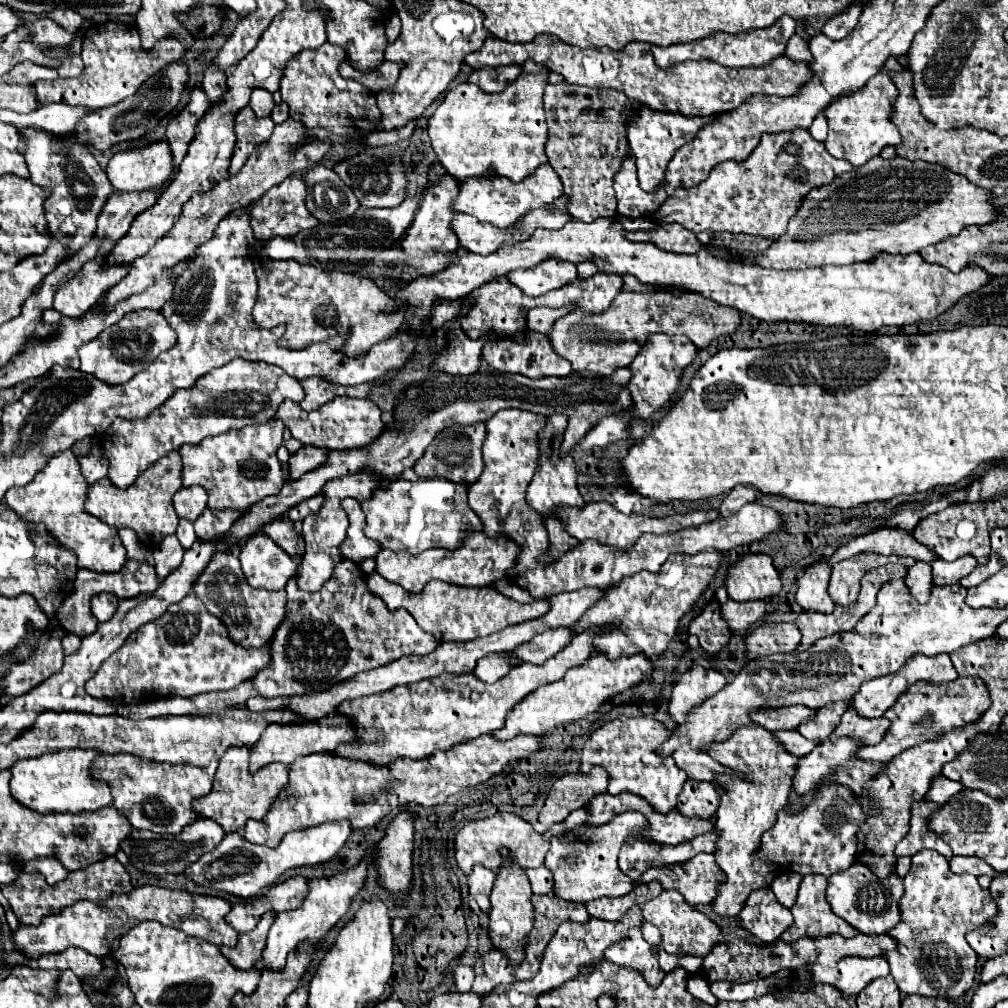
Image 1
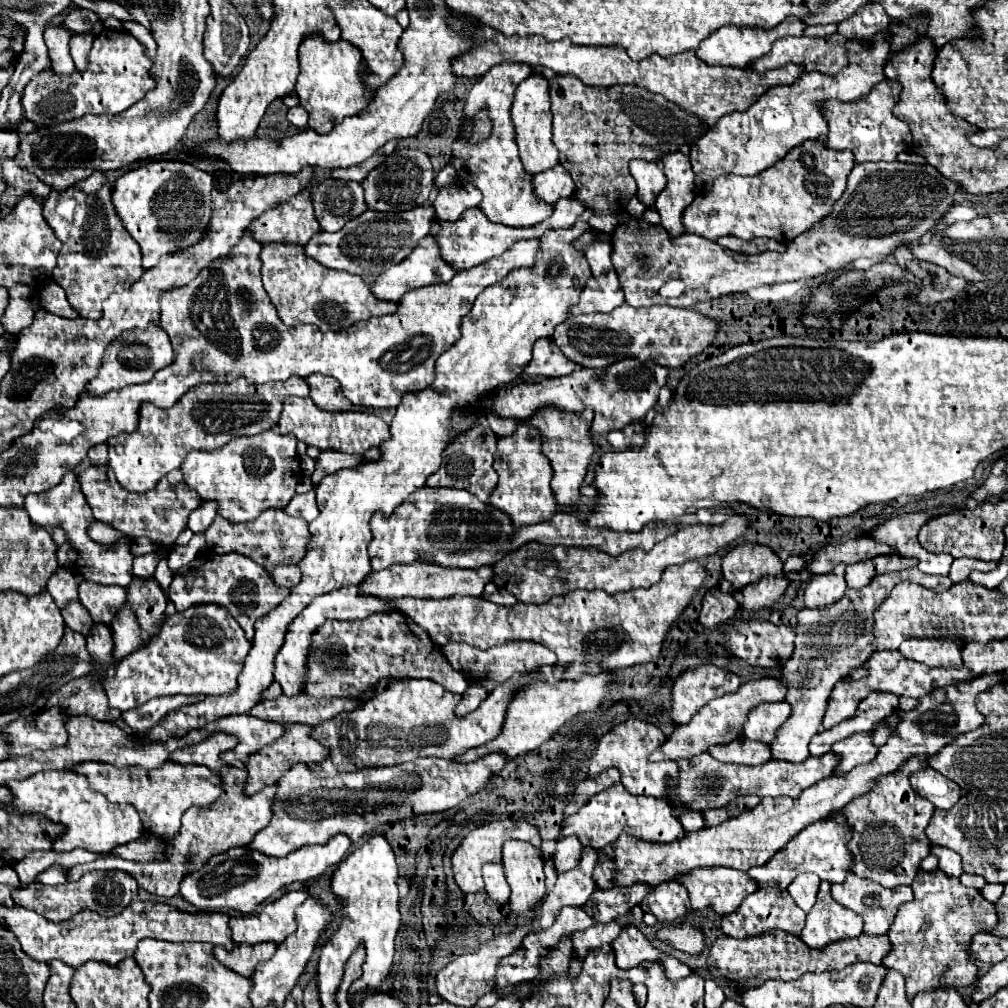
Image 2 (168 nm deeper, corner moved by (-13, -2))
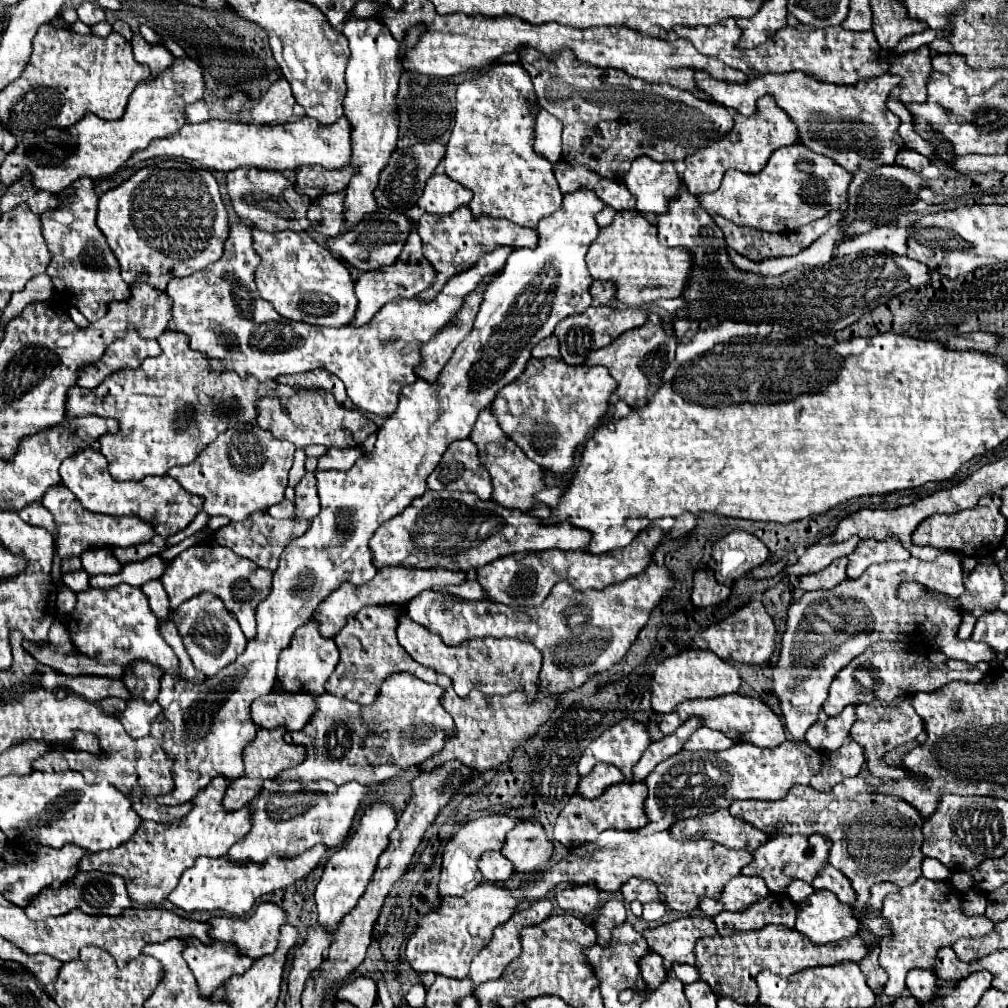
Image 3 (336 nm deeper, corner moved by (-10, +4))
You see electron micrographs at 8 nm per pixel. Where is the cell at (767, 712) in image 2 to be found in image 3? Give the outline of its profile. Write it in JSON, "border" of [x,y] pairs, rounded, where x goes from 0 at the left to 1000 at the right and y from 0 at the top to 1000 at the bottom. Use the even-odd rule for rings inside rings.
{"border":[[[723,688],[723,690],[711,690],[707,694],[682,694],[680,698],[674,698],[668,706],[656,710],[654,722],[658,728],[666,728],[672,720],[676,720],[684,710],[695,710],[697,720],[705,724],[717,726],[721,732],[731,736],[745,736],[753,742],[767,742],[775,736],[779,736],[779,722],[771,708],[767,708],[765,700],[761,700],[757,694],[735,690],[735,688]]]}

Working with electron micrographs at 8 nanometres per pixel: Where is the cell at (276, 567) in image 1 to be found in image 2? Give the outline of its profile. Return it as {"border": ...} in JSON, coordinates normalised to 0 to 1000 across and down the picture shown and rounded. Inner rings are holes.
{"border":[[[274,562],[274,565],[268,565],[272,577],[276,581],[292,581],[298,577],[298,563],[296,562]]]}

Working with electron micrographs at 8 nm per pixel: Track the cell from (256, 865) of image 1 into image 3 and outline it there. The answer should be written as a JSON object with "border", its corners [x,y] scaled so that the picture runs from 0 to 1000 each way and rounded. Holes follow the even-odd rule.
{"border":[[[314,837],[307,841],[307,845],[297,849],[269,849],[263,857],[227,857],[225,849],[219,851],[195,851],[195,855],[186,861],[176,877],[176,881],[168,887],[168,893],[186,905],[193,903],[221,903],[233,909],[241,909],[251,901],[255,891],[267,887],[271,883],[279,883],[291,875],[307,869],[316,853],[322,849],[326,841],[322,837]]]}

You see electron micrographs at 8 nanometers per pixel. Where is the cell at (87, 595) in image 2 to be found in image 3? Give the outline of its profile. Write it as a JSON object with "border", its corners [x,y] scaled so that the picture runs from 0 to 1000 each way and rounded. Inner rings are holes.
{"border":[[[84,565],[63,569],[63,577],[64,577],[64,581],[68,581],[74,587],[82,587],[84,583],[88,583],[88,571]]]}

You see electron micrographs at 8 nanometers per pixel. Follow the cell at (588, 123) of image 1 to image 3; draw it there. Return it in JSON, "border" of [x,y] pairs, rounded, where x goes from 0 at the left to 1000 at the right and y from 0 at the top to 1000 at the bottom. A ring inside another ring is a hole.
{"border":[[[515,50],[517,63],[527,73],[535,103],[547,111],[559,123],[559,155],[557,159],[566,165],[582,165],[590,173],[618,181],[624,163],[640,153],[652,161],[680,159],[684,153],[707,143],[719,131],[727,127],[727,111],[715,103],[689,97],[686,91],[674,89],[664,83],[644,83],[632,79],[620,71],[608,67],[590,67],[572,62],[568,52],[557,52],[553,56],[539,56],[533,50]]]}

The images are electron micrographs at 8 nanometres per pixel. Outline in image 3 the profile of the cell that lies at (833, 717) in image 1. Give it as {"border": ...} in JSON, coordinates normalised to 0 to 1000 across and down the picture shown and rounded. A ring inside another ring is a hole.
{"border":[[[868,637],[854,651],[846,653],[826,675],[822,683],[822,692],[816,698],[820,710],[830,710],[840,698],[852,698],[862,694],[888,694],[894,690],[904,690],[908,687],[926,687],[945,675],[971,677],[981,659],[959,659],[953,655],[939,653],[938,649],[922,643],[904,641],[900,637]]]}

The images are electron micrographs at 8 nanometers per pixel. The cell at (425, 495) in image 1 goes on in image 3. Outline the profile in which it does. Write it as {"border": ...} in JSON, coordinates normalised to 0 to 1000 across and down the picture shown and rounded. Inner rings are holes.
{"border":[[[424,486],[410,496],[400,510],[384,516],[370,530],[372,562],[402,562],[402,563],[441,563],[465,565],[477,563],[497,552],[513,548],[533,548],[543,544],[555,546],[584,546],[586,528],[566,524],[566,520],[537,520],[537,514],[527,514],[517,506],[505,506],[489,496],[475,496],[465,488],[432,488]]]}

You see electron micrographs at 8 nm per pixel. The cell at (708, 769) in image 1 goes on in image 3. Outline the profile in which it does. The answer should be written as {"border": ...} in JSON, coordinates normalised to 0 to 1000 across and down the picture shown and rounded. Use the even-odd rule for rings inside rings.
{"border":[[[779,734],[769,742],[751,742],[747,738],[731,738],[715,746],[684,746],[674,748],[652,758],[640,772],[644,790],[640,794],[640,808],[644,817],[634,825],[646,827],[666,821],[672,812],[703,808],[723,802],[727,794],[775,794],[789,778],[803,778],[805,770],[814,762],[814,750],[803,742],[801,736]]]}

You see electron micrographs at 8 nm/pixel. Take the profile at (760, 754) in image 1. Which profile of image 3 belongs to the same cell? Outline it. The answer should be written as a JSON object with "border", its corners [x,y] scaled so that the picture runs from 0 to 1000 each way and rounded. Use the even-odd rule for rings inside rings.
{"border":[[[939,548],[932,552],[926,558],[916,558],[910,554],[902,554],[896,558],[876,558],[876,560],[864,560],[858,569],[854,569],[850,575],[836,575],[824,585],[811,585],[811,587],[799,587],[795,595],[787,597],[783,601],[783,613],[781,613],[781,625],[775,635],[775,649],[773,657],[767,665],[767,685],[773,692],[773,700],[779,712],[779,720],[787,734],[797,734],[799,726],[805,722],[807,716],[813,714],[813,704],[816,696],[822,690],[822,679],[830,671],[834,663],[838,663],[848,651],[858,647],[862,639],[872,637],[872,635],[904,635],[904,633],[918,633],[926,631],[926,643],[936,647],[941,653],[947,655],[957,655],[961,659],[967,657],[981,657],[987,661],[987,647],[981,645],[981,641],[971,639],[971,637],[953,637],[947,633],[949,623],[953,619],[953,611],[945,605],[945,595],[953,591],[955,587],[955,563],[953,558],[947,550]],[[892,577],[914,577],[926,587],[938,587],[941,591],[941,597],[928,597],[928,595],[910,595],[910,599],[898,599],[890,593],[890,581]]]}

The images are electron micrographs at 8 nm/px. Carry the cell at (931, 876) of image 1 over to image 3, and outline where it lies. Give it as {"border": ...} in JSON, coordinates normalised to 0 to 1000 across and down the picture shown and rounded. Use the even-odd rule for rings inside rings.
{"border":[[[914,869],[914,873],[906,875],[904,879],[894,881],[892,887],[882,887],[876,895],[874,907],[878,907],[884,923],[884,929],[874,933],[872,946],[872,956],[882,966],[878,986],[884,990],[898,986],[898,970],[902,962],[914,960],[928,964],[930,944],[934,940],[943,938],[949,931],[975,929],[985,922],[985,915],[981,915],[979,909],[961,909],[955,905],[955,887],[947,883],[939,873],[922,873],[918,869]]]}

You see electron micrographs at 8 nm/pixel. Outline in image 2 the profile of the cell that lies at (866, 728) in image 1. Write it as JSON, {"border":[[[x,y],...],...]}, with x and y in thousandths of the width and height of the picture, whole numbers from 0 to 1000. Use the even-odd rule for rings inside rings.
{"border":[[[847,728],[845,732],[839,732],[837,736],[829,736],[825,740],[825,746],[833,750],[833,756],[827,762],[827,770],[835,770],[843,766],[851,758],[859,758],[867,754],[871,748],[869,740],[865,740],[865,728]]]}

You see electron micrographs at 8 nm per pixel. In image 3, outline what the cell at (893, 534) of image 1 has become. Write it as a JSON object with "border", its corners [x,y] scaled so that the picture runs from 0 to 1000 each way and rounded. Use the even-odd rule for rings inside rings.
{"border":[[[852,534],[848,536],[838,536],[838,538],[822,538],[822,540],[807,540],[801,544],[801,550],[791,556],[791,571],[797,569],[807,569],[824,560],[824,556],[840,552]]]}

